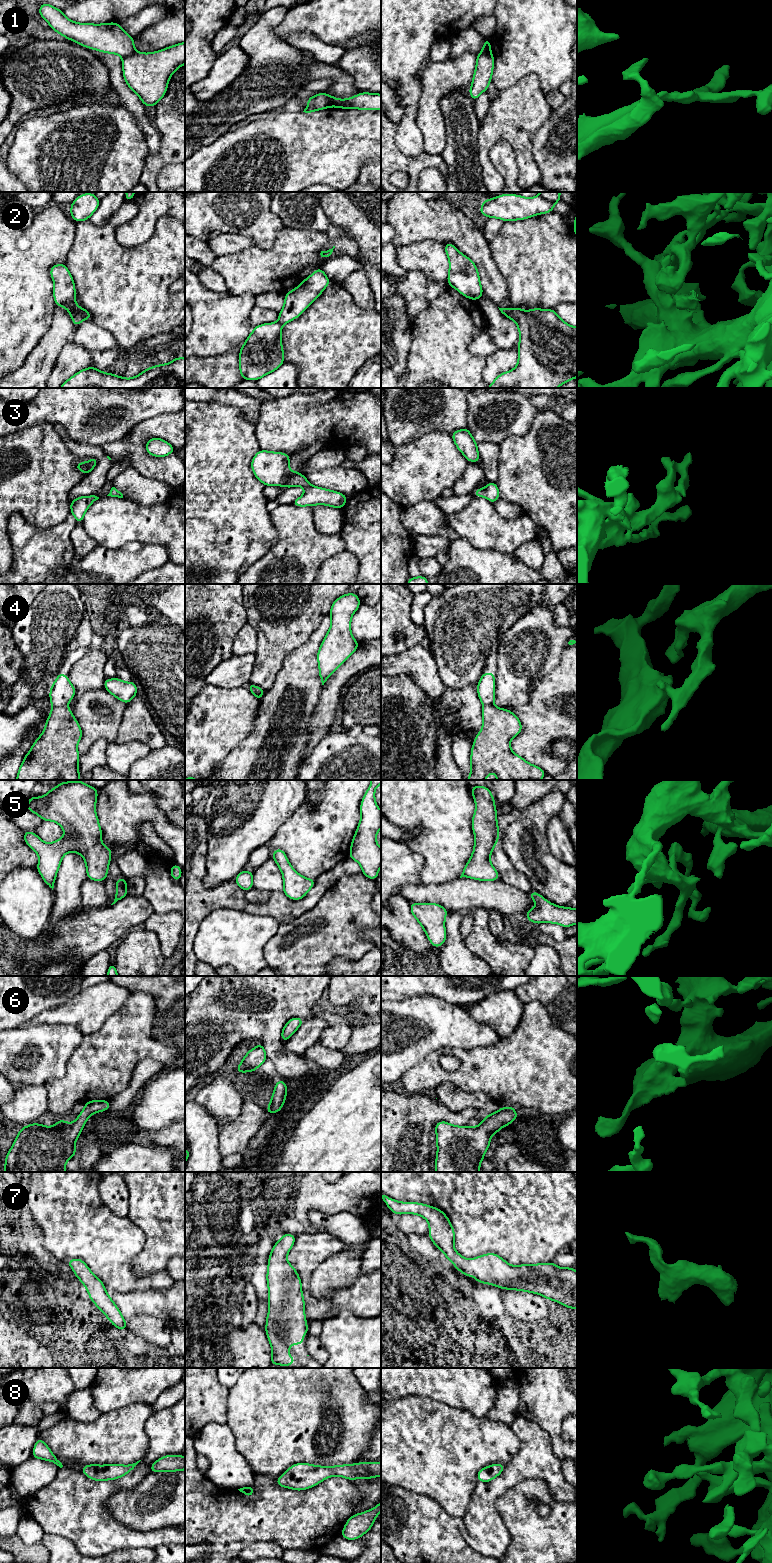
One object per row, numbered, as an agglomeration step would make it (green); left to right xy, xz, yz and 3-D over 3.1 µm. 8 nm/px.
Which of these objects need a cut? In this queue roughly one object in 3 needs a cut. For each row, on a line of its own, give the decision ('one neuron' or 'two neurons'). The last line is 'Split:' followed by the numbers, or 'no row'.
1: two neurons
2: two neurons
3: one neuron
4: two neurons
5: one neuron
6: one neuron
7: one neuron
8: one neuron
Split: 1, 2, 4

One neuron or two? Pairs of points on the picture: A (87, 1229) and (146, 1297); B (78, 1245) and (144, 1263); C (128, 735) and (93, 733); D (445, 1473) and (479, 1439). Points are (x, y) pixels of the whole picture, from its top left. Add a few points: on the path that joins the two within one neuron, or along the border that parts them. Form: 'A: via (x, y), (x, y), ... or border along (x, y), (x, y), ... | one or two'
A: border along (163, 1288), (117, 1292) | two
B: border along (145, 1241), (130, 1262), (140, 1276) | two
C: border along (124, 711), (118, 735), (114, 742) | two
D: via (454, 1464), (470, 1448) | one

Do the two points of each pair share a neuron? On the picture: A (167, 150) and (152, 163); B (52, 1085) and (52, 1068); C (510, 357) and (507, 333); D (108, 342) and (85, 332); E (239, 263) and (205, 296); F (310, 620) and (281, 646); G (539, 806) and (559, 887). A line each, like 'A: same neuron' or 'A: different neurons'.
A: same neuron
B: different neurons
C: different neurons
D: same neuron
E: different neurons
F: same neuron
G: same neuron

